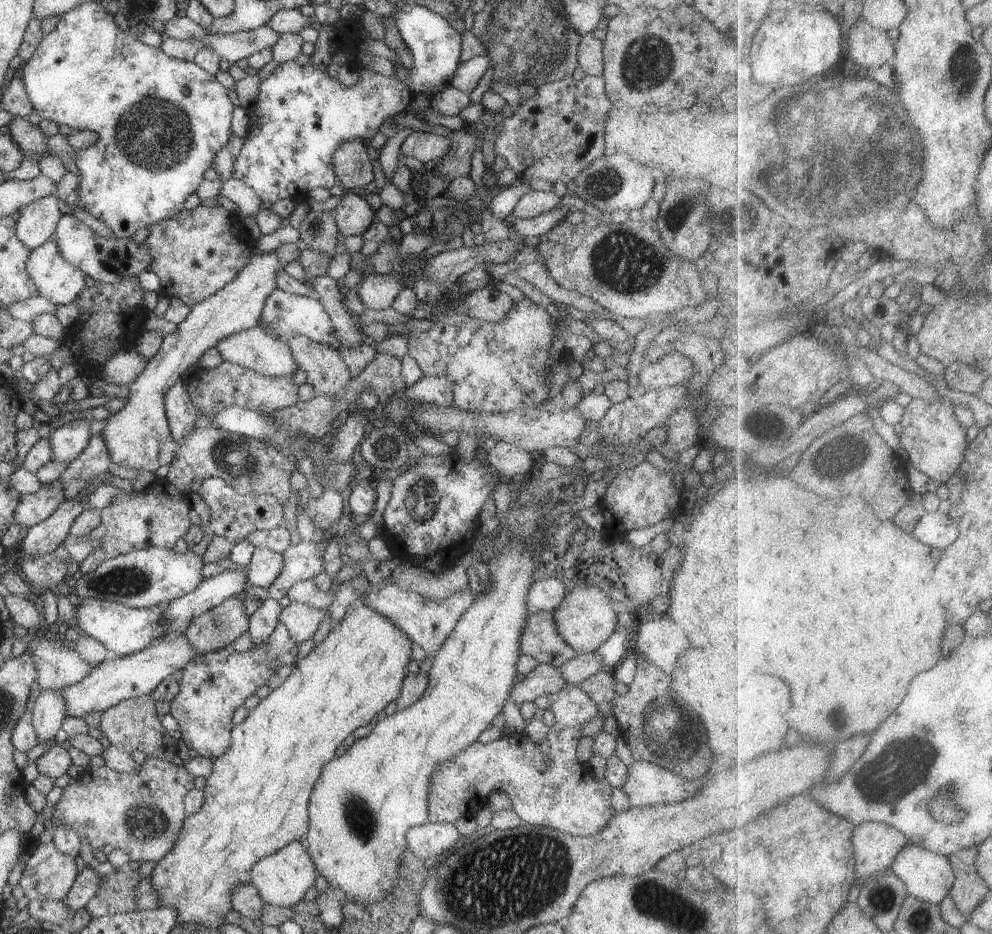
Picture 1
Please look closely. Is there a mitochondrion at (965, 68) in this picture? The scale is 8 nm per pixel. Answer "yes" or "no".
yes

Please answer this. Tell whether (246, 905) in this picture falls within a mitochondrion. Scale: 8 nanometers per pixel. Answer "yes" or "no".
no

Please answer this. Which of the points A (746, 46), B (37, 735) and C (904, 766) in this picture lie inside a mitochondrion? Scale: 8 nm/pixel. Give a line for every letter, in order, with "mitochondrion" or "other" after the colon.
A: other
B: other
C: mitochondrion

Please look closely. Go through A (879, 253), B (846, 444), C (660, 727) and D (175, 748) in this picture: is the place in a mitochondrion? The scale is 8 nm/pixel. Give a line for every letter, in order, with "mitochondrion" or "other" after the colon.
A: other
B: mitochondrion
C: mitochondrion
D: other

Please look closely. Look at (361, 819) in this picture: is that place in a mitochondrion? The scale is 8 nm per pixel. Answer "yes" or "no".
yes

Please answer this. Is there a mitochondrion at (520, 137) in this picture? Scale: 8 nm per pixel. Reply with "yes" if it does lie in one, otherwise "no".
no

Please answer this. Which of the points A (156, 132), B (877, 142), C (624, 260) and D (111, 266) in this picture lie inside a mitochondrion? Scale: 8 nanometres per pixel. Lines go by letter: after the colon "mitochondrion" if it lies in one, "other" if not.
A: mitochondrion
B: mitochondrion
C: mitochondrion
D: other

